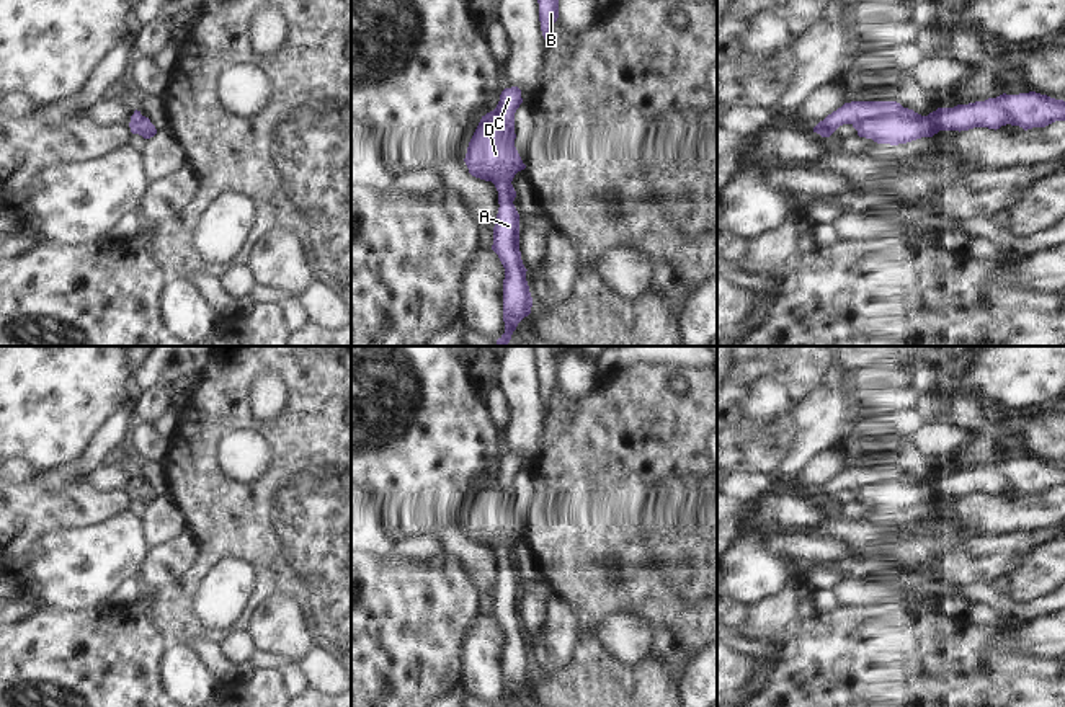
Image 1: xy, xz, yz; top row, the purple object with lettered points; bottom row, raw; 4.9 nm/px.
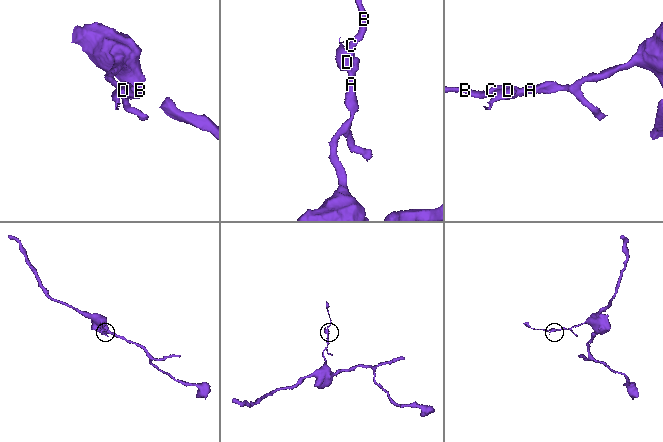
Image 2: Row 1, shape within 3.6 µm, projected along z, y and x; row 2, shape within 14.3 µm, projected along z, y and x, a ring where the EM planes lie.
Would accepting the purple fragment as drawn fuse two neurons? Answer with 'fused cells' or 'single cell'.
fused cells

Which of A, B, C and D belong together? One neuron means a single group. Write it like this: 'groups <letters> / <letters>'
groups A B C / D

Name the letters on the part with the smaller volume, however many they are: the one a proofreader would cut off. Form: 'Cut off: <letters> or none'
Cut off: D

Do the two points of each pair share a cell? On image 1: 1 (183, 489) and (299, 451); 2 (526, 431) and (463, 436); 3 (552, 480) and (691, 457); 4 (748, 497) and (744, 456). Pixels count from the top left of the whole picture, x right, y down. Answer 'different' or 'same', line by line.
1: same
2: different
3: same
4: different

